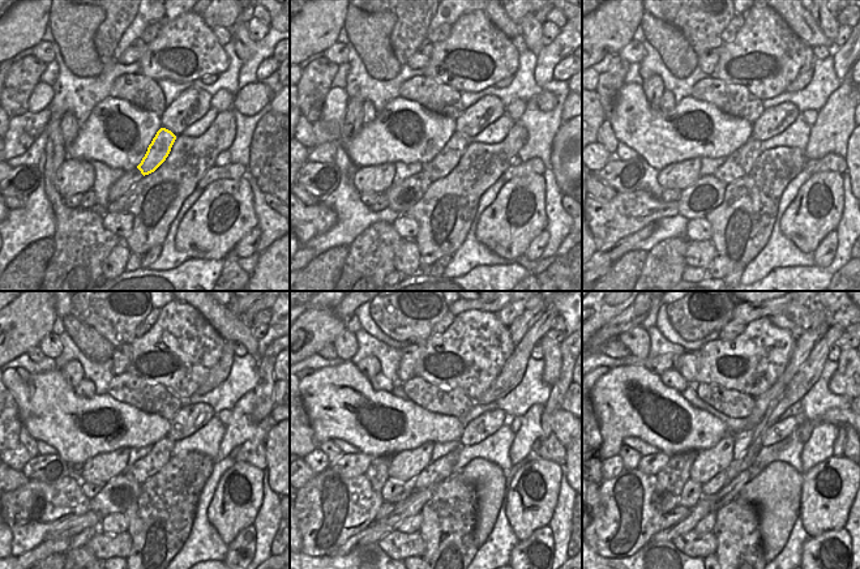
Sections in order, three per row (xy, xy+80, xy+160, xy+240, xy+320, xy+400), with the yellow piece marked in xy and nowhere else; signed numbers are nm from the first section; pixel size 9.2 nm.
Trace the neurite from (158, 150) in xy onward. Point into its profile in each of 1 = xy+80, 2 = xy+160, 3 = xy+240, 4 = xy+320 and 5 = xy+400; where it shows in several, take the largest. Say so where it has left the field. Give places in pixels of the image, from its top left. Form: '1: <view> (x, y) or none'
1: xy+80 (449, 157)
2: xy+160 (737, 165)
3: xy+240 (159, 454)
4: xy+320 (436, 471)
5: xy+400 (719, 480)

